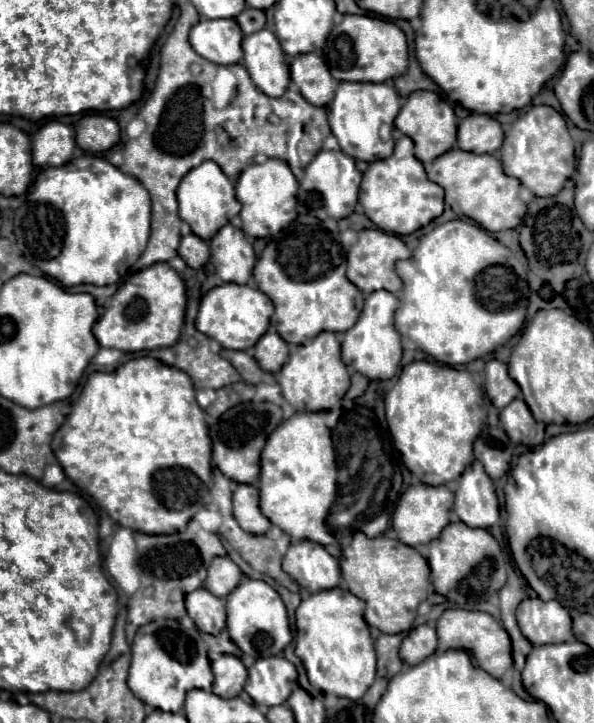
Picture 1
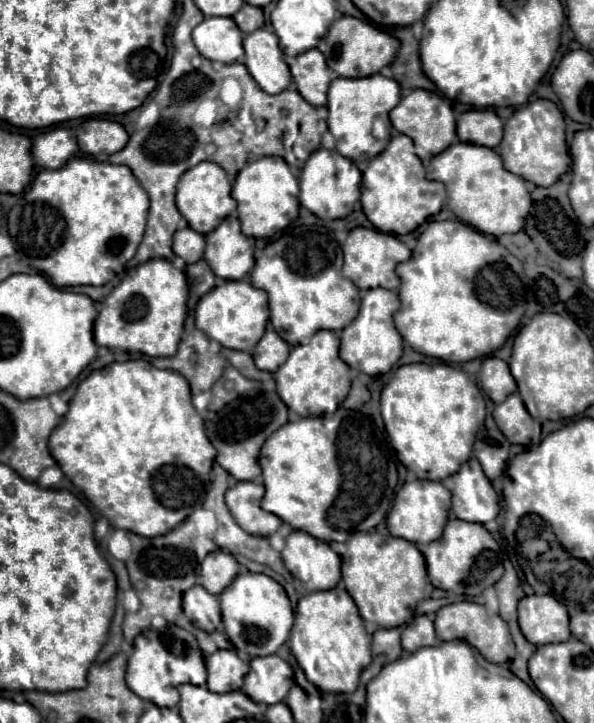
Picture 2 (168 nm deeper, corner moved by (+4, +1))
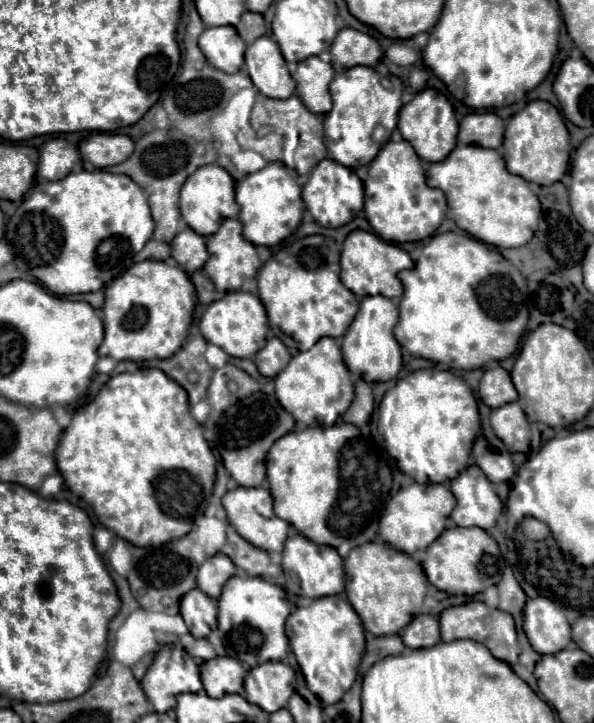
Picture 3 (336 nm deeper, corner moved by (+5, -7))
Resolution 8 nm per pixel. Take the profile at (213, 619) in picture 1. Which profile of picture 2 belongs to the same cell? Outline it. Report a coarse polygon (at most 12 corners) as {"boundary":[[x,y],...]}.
{"boundary":[[195,585],[183,611],[197,629],[221,627],[219,599]]}

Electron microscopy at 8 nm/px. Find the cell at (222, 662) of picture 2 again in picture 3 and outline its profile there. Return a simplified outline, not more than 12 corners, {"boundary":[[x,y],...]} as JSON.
{"boundary":[[234,657],[200,665],[210,697],[244,693],[244,667]]}

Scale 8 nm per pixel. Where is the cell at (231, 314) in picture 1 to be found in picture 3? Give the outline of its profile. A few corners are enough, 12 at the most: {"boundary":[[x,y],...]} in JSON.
{"boundary":[[230,291],[200,319],[206,341],[250,359],[266,345],[262,301]]}

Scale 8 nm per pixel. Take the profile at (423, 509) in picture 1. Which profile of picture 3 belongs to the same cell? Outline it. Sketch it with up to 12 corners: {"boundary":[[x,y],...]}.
{"boundary":[[424,485],[402,487],[378,533],[412,555],[446,527],[456,505],[442,485],[440,507],[424,513]]}

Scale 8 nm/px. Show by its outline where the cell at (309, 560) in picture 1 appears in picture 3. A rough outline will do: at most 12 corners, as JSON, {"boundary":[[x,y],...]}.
{"boundary":[[288,537],[282,569],[310,599],[344,591],[330,545]]}

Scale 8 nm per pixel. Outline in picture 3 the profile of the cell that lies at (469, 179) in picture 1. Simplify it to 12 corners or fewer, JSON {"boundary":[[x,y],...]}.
{"boundary":[[456,147],[428,169],[448,217],[498,249],[542,213],[496,149]]}

